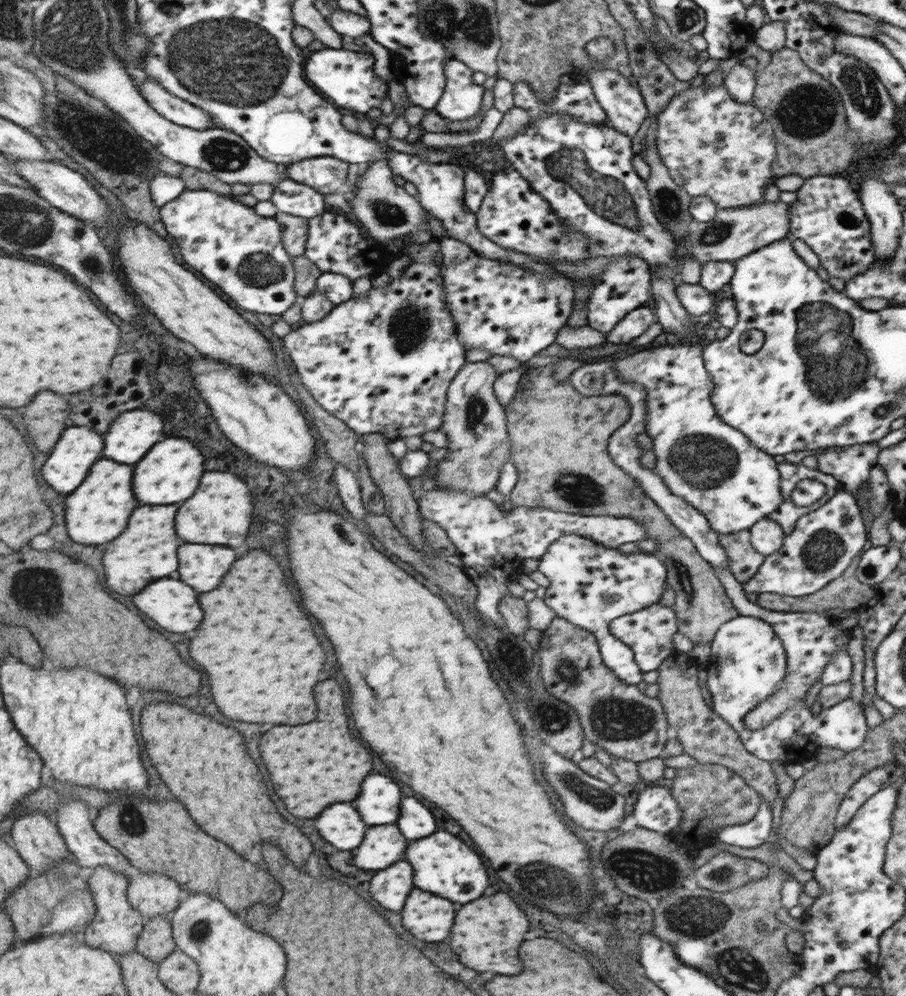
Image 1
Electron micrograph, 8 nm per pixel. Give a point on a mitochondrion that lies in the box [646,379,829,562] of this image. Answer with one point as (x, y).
(703, 460)

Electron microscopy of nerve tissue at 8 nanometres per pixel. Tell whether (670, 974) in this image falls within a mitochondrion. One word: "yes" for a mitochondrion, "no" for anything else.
no

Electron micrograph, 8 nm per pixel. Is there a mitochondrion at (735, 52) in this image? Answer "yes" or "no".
no

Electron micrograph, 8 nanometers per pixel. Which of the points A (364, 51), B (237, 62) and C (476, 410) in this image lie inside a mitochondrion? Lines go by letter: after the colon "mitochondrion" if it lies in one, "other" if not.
A: other
B: mitochondrion
C: mitochondrion

